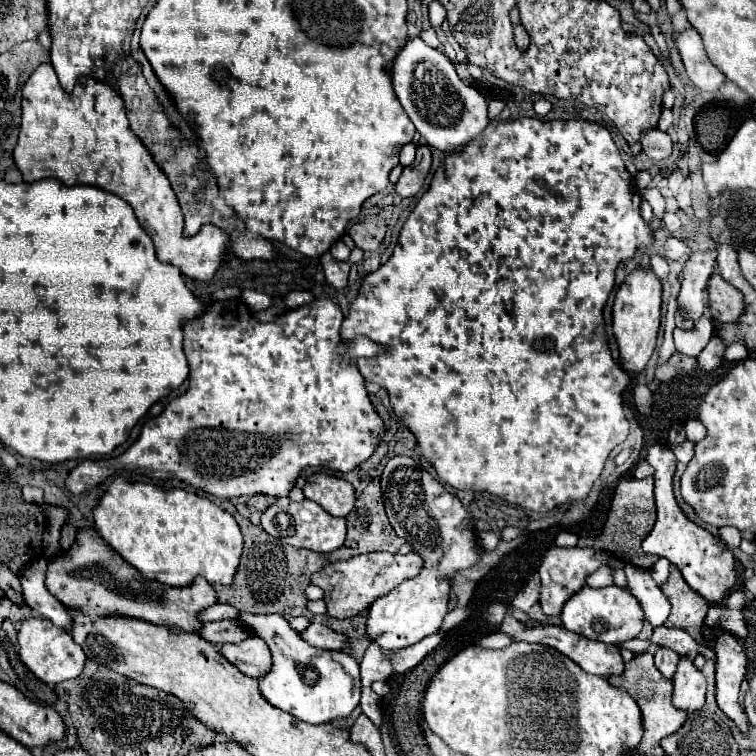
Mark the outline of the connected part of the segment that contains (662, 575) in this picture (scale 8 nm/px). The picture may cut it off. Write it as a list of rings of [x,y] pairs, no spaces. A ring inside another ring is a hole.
[[[658,559],[656,565],[650,569],[650,575],[652,575],[652,579],[654,579],[654,583],[656,583],[658,587],[662,587],[664,581],[668,579],[668,575],[670,575],[670,565],[671,563],[668,559]]]

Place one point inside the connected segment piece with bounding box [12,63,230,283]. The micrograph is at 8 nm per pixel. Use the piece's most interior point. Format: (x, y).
(82, 138)

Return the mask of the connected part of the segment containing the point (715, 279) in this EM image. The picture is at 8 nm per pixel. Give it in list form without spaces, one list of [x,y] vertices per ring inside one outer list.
[[[718,271],[708,281],[708,295],[710,295],[710,313],[714,319],[722,323],[736,323],[746,313],[744,293],[726,283],[718,275]]]

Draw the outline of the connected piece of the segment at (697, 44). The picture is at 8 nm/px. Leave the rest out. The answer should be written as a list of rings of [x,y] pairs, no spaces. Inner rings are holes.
[[[694,29],[682,33],[676,45],[692,83],[702,91],[718,91],[720,85],[726,81],[726,77],[718,69],[714,69],[714,65],[710,65],[698,33]]]

